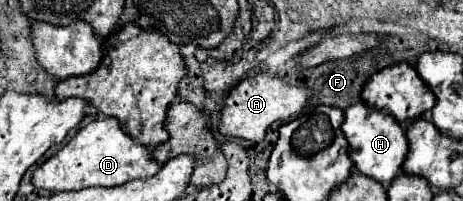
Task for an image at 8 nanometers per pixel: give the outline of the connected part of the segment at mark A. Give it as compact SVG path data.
M259 72L251 78L241 80L241 84L237 84L223 106L221 112L221 124L219 130L225 136L233 136L233 138L245 138L251 142L261 142L265 138L267 128L275 122L275 120L287 120L295 114L299 114L305 106L307 100L313 96L313 90L307 86L295 86L289 84L285 78L281 78L279 74L267 74L267 72Z

